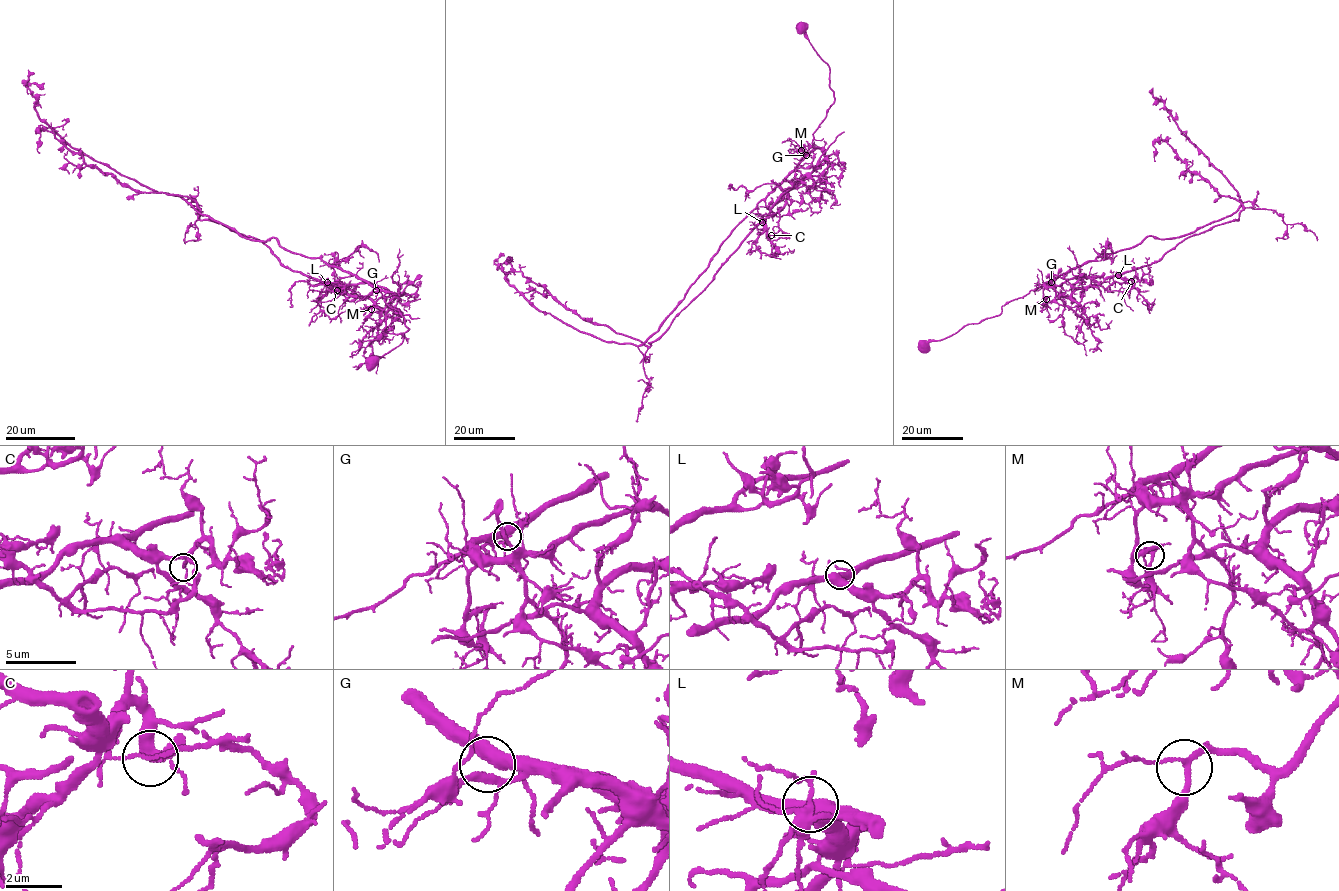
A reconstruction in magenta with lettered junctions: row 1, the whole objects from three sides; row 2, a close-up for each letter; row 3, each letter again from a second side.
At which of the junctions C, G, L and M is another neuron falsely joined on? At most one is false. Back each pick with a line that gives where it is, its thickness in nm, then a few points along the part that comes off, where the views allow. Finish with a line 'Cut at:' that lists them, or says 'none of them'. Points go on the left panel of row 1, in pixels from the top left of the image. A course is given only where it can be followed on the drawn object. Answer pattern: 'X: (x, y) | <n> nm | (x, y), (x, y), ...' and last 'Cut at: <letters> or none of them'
C: (337, 290) | 110 nm | (337, 290), (286, 268), (259, 240), (200, 220), (186, 196), (122, 185), (46, 130), (39, 153)
Cut at: C

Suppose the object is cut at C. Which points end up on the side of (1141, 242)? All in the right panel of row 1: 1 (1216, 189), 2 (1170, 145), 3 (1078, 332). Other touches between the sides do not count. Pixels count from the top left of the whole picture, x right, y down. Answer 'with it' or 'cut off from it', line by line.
1: cut off from it
2: cut off from it
3: cut off from it

